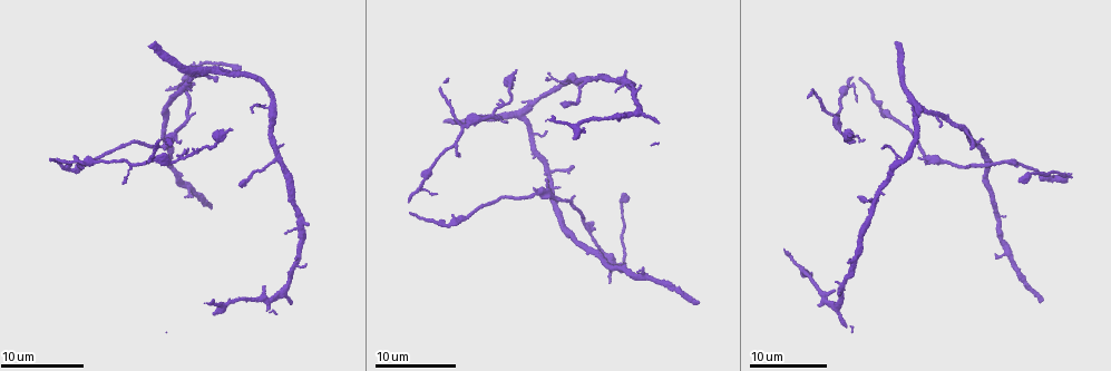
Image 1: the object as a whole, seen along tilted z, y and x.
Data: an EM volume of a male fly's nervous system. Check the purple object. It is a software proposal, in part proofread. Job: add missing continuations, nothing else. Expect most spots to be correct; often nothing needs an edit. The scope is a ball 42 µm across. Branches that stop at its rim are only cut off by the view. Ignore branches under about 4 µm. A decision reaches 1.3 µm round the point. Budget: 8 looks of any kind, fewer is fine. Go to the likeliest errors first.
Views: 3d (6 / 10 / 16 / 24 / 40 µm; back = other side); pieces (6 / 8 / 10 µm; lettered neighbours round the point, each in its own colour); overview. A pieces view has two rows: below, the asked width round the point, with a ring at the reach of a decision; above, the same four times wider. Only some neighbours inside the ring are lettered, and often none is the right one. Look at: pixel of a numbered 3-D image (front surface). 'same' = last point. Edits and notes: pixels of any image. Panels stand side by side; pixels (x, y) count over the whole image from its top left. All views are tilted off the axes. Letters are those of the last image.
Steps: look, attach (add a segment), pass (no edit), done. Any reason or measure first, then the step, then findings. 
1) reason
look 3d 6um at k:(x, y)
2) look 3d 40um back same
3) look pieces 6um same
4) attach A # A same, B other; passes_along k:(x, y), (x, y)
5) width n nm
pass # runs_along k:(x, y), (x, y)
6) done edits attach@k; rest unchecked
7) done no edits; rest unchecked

an open end
look pieces 8um at 1:(562, 102)

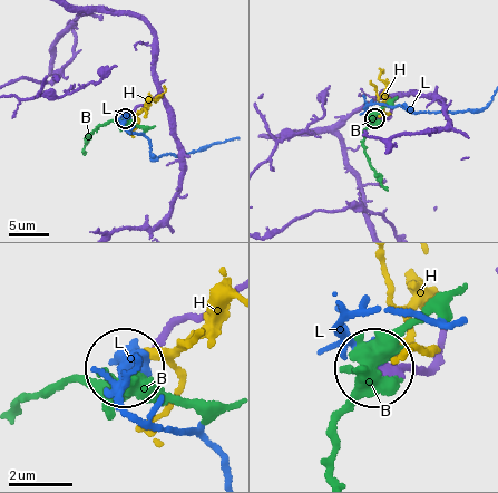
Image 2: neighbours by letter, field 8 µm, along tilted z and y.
pass # B other, H other, L other; no lettered segment goes on from it

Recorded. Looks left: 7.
branch stops here
look pieces 6um at 1:(571, 168)

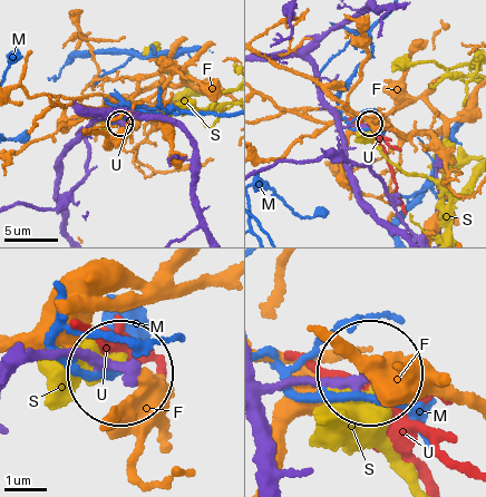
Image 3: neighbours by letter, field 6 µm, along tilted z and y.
pass # F other, M other, S other, U other; no lettered segment goes on from it

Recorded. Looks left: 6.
branch stops here
look pieces 8um at 1:(166, 90)

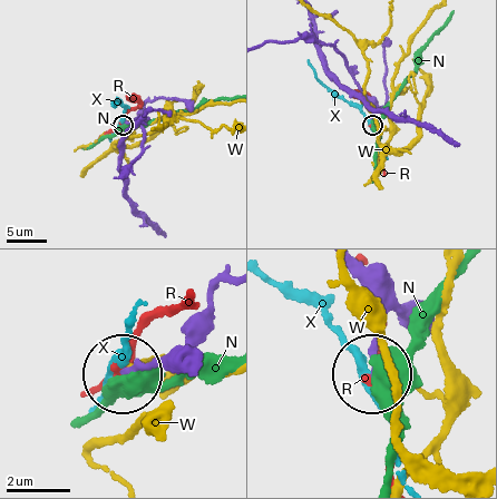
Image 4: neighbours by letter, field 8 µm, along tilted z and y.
pass # N other, R other, W other, X other; no lettered segment goes on from it

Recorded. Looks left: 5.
thin end
look pieces 10um at 1:(516, 72)

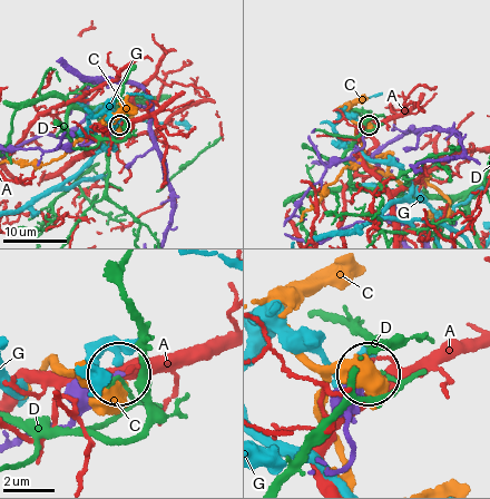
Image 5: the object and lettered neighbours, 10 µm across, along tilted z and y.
pass # A other, C other, D other, G other; none of them fits

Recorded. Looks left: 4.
done no edits; rest unchecked

